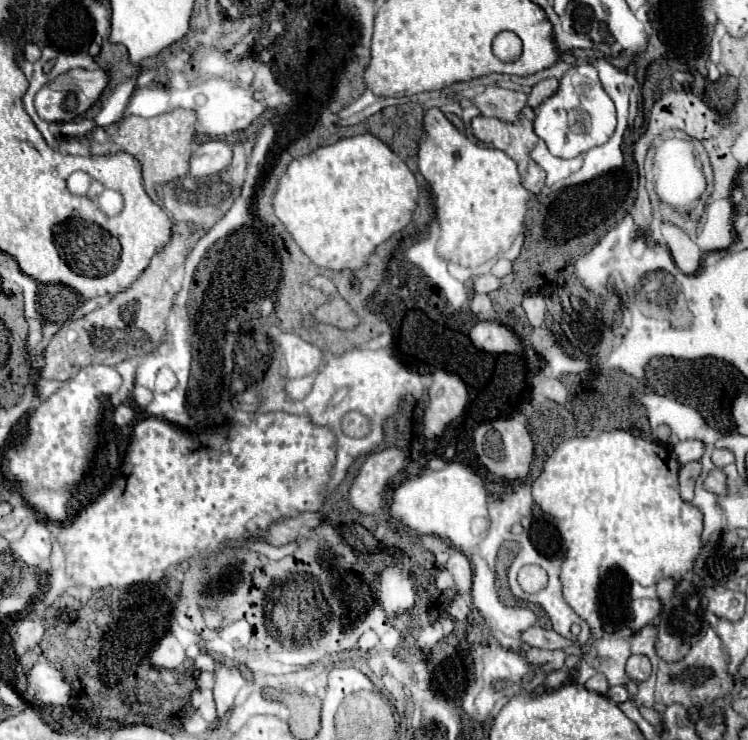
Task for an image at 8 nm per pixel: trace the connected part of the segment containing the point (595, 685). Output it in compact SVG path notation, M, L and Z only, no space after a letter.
M596 674L586 682L585 687L590 691L605 695L605 690L609 689L609 684L603 674Z

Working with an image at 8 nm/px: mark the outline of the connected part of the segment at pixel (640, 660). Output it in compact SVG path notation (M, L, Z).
M632 654L626 662L626 674L634 680L634 682L642 682L650 676L652 672L652 664L650 658L644 654Z

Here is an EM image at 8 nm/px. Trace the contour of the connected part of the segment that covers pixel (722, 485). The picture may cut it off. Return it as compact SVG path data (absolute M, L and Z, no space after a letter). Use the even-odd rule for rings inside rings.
M714 468L710 476L704 480L704 488L718 496L726 496L726 474L720 468Z

